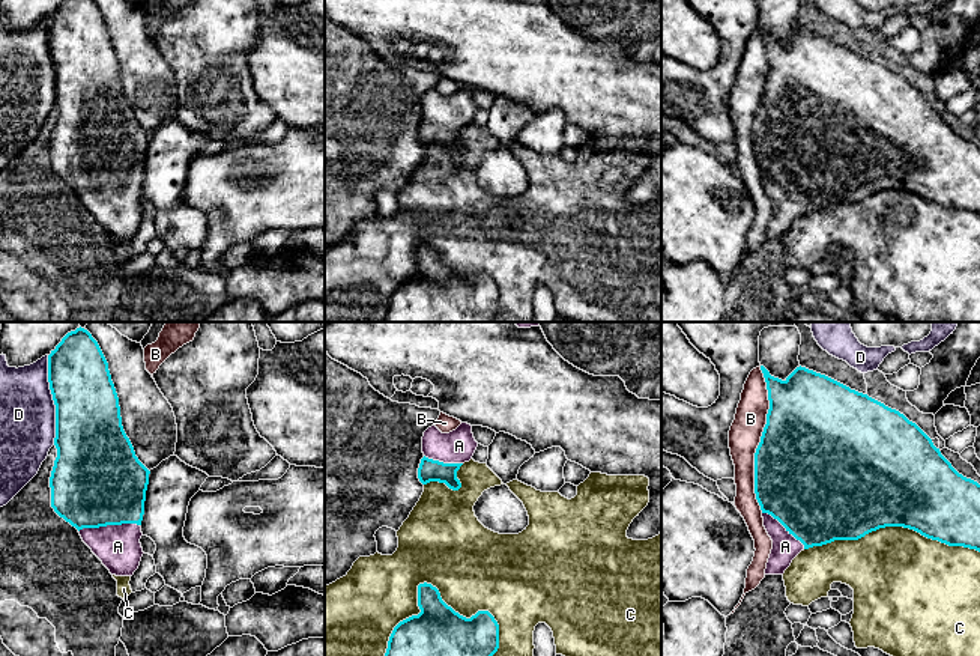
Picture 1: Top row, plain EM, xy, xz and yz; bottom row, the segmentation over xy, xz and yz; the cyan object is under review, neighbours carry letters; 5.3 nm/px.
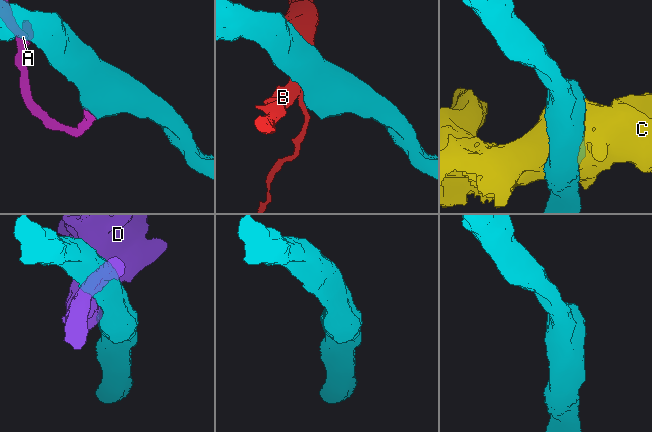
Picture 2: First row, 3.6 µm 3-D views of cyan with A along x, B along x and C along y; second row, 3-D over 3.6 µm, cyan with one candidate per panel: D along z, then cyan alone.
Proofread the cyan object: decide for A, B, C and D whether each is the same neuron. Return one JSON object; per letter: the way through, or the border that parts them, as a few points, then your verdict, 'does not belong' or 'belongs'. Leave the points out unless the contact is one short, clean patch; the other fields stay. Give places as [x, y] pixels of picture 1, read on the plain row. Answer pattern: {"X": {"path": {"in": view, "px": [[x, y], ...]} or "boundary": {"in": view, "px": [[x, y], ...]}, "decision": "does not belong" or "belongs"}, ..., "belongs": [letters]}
{"A": {"path": {"in": "xy", "px": [[96, 143], [108, 187], [117, 209]]}, "decision": "belongs"}, "B": {"decision": "does not belong"}, "C": {"decision": "does not belong"}, "D": {"decision": "does not belong"}, "belongs": ["A"]}

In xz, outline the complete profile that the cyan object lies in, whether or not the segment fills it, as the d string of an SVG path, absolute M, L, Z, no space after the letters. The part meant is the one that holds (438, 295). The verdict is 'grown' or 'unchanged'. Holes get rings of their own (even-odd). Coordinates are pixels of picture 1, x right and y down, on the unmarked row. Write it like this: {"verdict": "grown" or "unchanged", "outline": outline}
{"verdict": "unchanged", "outline": "M418 248L421 275L400 284L388 304L383 322L490 322L499 311L499 287L488 274L466 281L448 269L436 250Z"}

